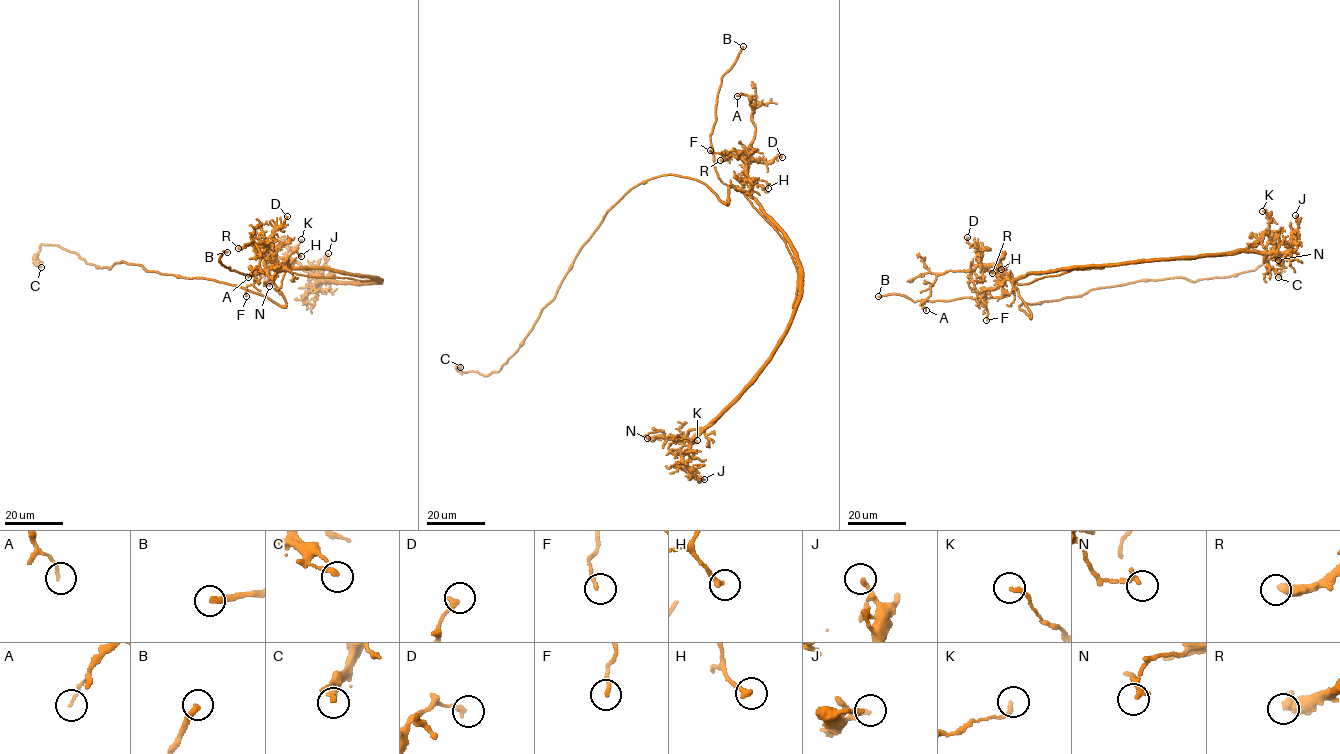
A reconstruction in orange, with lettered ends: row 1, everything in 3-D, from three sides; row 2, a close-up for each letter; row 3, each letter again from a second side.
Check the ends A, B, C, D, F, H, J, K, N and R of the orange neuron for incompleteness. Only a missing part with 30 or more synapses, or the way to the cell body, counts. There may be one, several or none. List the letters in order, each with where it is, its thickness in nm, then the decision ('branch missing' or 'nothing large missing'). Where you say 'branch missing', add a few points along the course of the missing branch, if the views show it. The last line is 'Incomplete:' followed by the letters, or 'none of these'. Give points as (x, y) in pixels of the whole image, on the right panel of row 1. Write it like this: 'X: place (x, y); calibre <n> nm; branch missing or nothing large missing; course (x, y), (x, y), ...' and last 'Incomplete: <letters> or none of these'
A: place (926, 310); calibre 120 nm; nothing large missing
B: place (878, 296); calibre 280 nm; branch missing; course (878, 296), (873, 299), (877, 302), (892, 296), (903, 299)
C: place (1278, 277); calibre 220 nm; nothing large missing
D: place (967, 237); calibre 240 nm; nothing large missing
F: place (986, 320); calibre 150 nm; nothing large missing
H: place (1001, 269); calibre 240 nm; nothing large missing
J: place (1295, 215); calibre 150 nm; nothing large missing
K: place (1262, 211); calibre 200 nm; nothing large missing
N: place (1278, 260); calibre 280 nm; nothing large missing
R: place (992, 273); calibre 480 nm; nothing large missing
Incomplete: B

